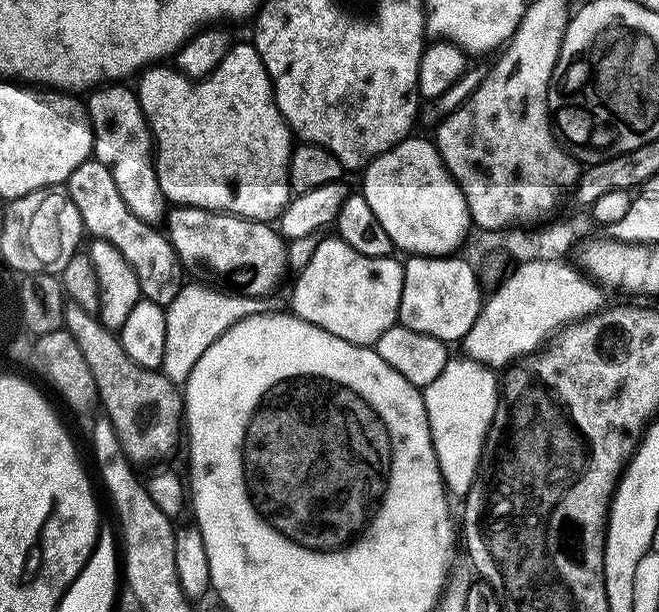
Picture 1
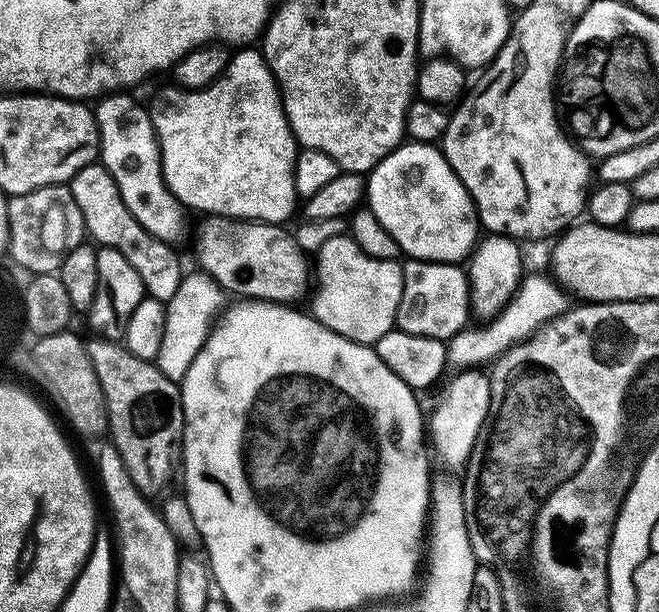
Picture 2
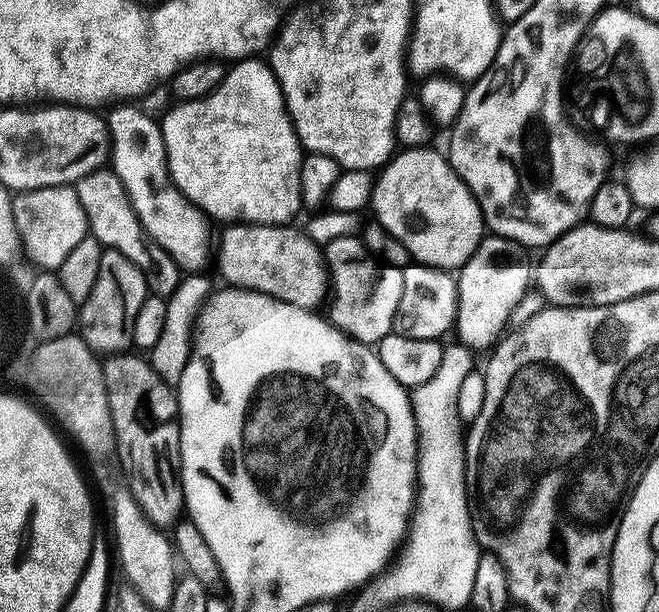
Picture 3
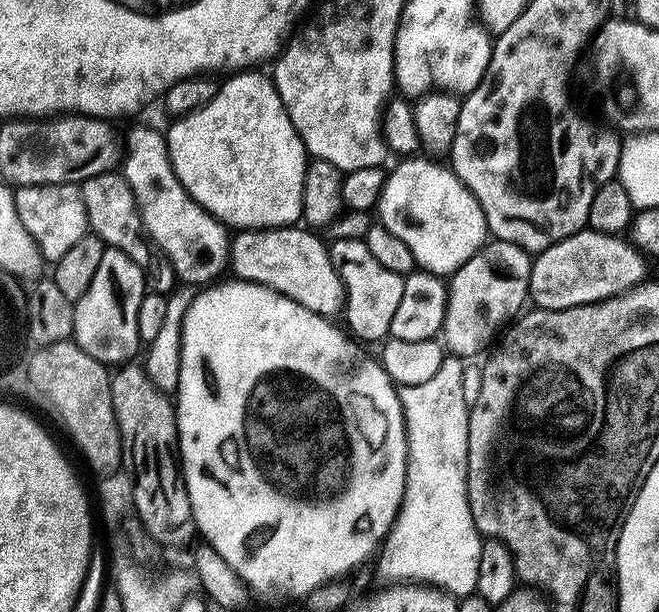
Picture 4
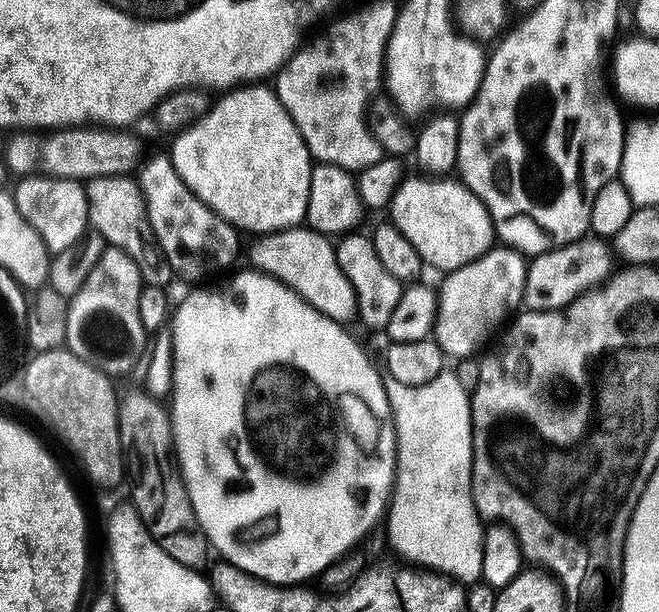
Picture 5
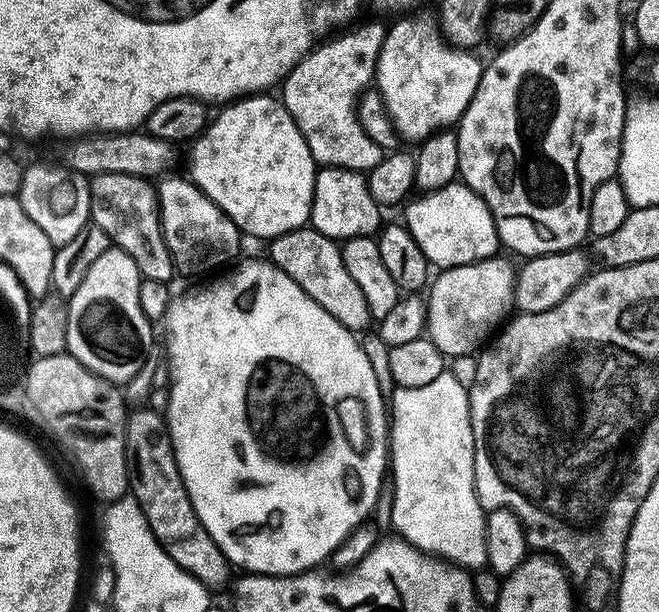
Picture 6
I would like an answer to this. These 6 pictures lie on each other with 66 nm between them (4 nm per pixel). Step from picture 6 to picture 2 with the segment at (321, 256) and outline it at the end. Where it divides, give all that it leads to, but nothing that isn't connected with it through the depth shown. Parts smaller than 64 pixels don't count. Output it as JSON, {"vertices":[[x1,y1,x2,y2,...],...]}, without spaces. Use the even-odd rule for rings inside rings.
{"vertices":[[211,214,205,215,204,220,200,224,200,229,196,232,196,260,201,264,199,266,205,273,208,273,217,284,222,287,225,293,231,294,233,292,236,296,249,296,247,298,252,302,271,302,273,304,283,304,285,306,291,305,292,300,296,300,300,295,309,289,310,286,310,260,307,255,301,251,300,247,296,244,296,237,291,231,287,232,287,227,278,224,266,224,257,222,255,220,234,220,226,216,213,216]]}

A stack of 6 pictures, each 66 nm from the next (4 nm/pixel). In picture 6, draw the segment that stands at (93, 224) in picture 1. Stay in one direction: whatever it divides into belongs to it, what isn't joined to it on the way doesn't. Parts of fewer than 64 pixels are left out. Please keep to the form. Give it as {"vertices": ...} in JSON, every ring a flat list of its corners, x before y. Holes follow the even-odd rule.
{"vertices":[[130,174,91,177,88,181,92,203,90,220,106,230,109,241,115,247,134,258,143,279,167,281,174,275,174,265,160,229,158,194,153,185,151,188,148,184,150,183,145,177]]}

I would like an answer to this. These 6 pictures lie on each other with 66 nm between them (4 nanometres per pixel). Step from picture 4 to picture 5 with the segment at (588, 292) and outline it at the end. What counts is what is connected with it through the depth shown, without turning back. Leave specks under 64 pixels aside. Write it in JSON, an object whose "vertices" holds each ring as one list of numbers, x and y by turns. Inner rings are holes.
{"vertices":[[581,238,561,248,551,248,539,256,531,257,528,273,524,283,525,309,534,312,554,312,573,304,579,296,601,287,613,275,612,256,614,252,608,248,603,239]]}

